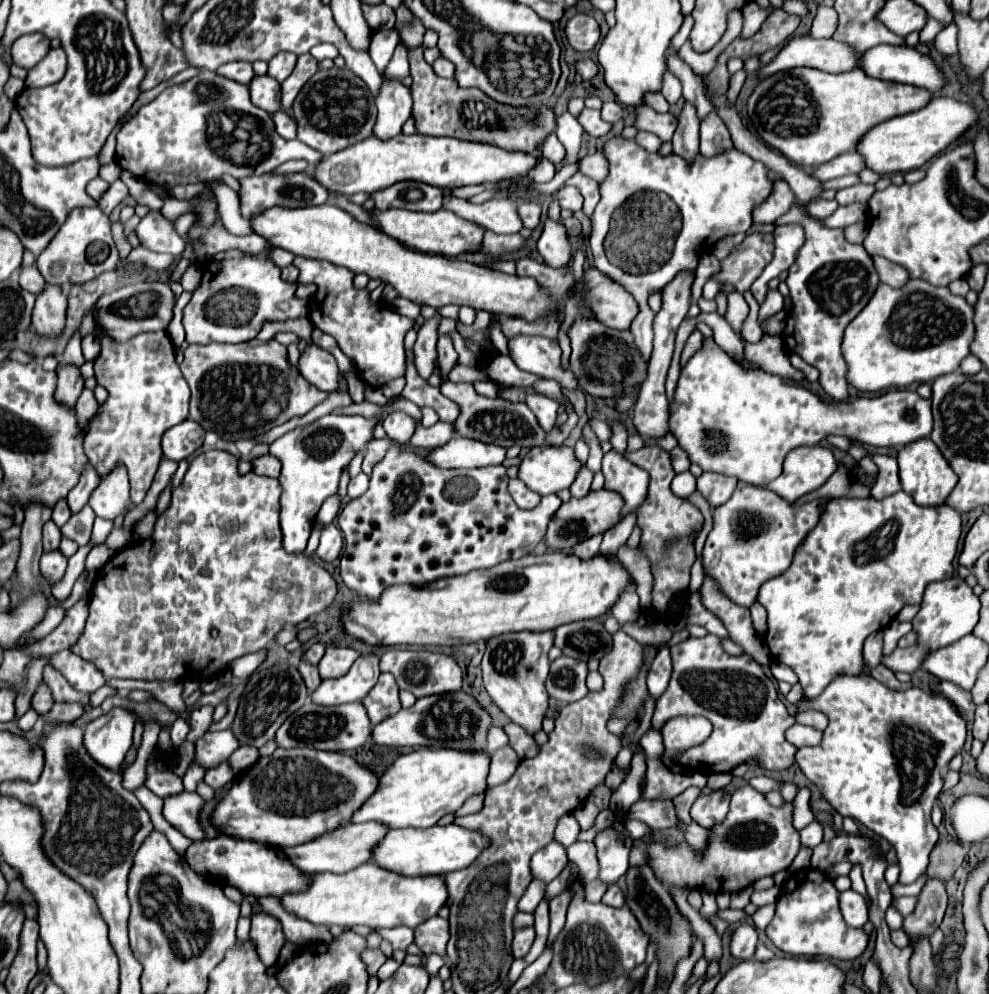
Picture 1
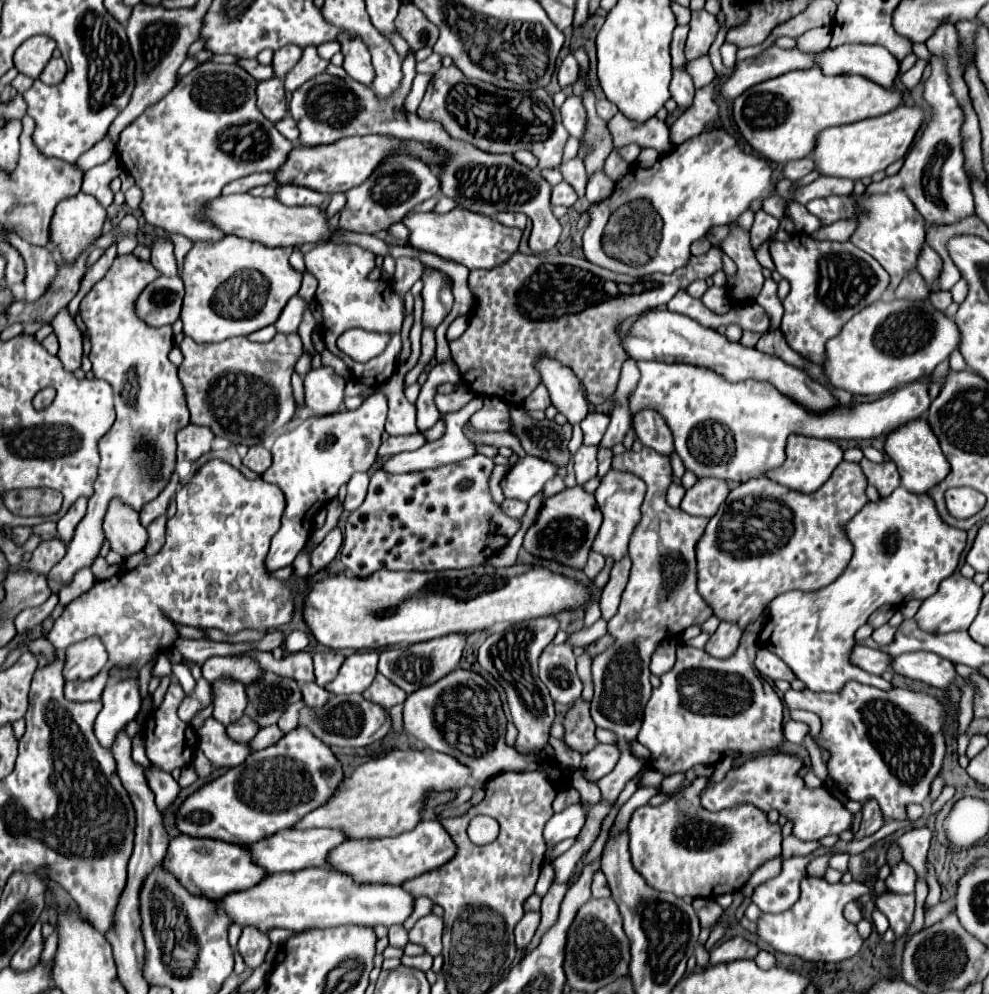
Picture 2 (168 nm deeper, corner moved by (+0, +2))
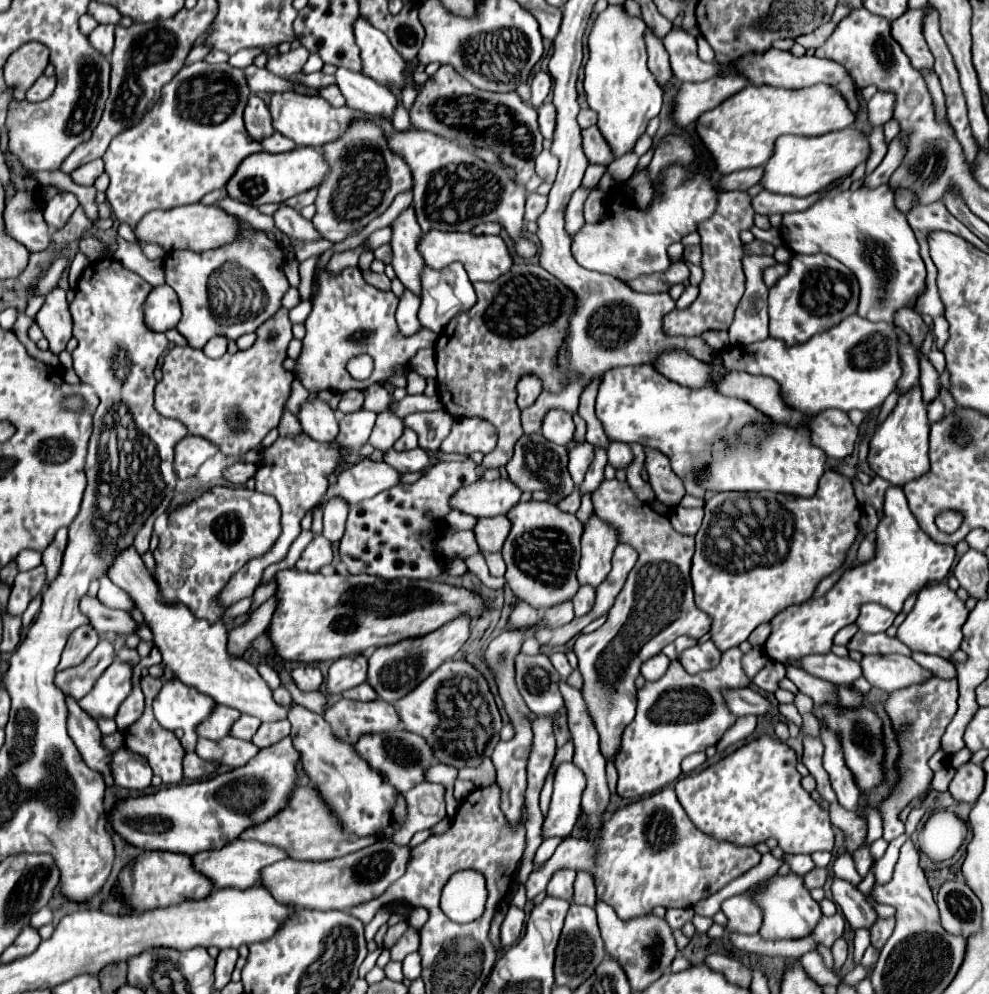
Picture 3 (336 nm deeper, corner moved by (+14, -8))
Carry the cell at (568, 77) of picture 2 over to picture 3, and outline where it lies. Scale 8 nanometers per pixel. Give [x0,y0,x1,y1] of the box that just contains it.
[532,71,552,107]

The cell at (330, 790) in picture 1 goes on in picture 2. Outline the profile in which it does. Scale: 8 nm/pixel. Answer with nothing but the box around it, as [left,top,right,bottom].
[174,727,344,845]

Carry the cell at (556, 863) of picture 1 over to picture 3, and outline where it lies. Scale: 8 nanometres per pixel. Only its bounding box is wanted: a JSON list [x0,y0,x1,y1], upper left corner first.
[542,763,586,839]

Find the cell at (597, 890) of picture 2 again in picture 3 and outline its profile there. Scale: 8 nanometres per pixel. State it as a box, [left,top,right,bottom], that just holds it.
[546,871,576,903]

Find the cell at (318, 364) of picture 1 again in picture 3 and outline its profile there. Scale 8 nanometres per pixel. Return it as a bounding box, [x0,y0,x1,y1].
[298,397,338,443]

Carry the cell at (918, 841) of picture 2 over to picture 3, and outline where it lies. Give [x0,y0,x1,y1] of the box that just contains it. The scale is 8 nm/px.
[882,677,958,841]

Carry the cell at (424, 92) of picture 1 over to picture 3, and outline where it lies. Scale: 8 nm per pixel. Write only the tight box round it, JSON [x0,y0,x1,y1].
[410,65,542,193]

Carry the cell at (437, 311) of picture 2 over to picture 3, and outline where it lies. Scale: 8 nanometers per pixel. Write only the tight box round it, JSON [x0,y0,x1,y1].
[392,209,424,295]

